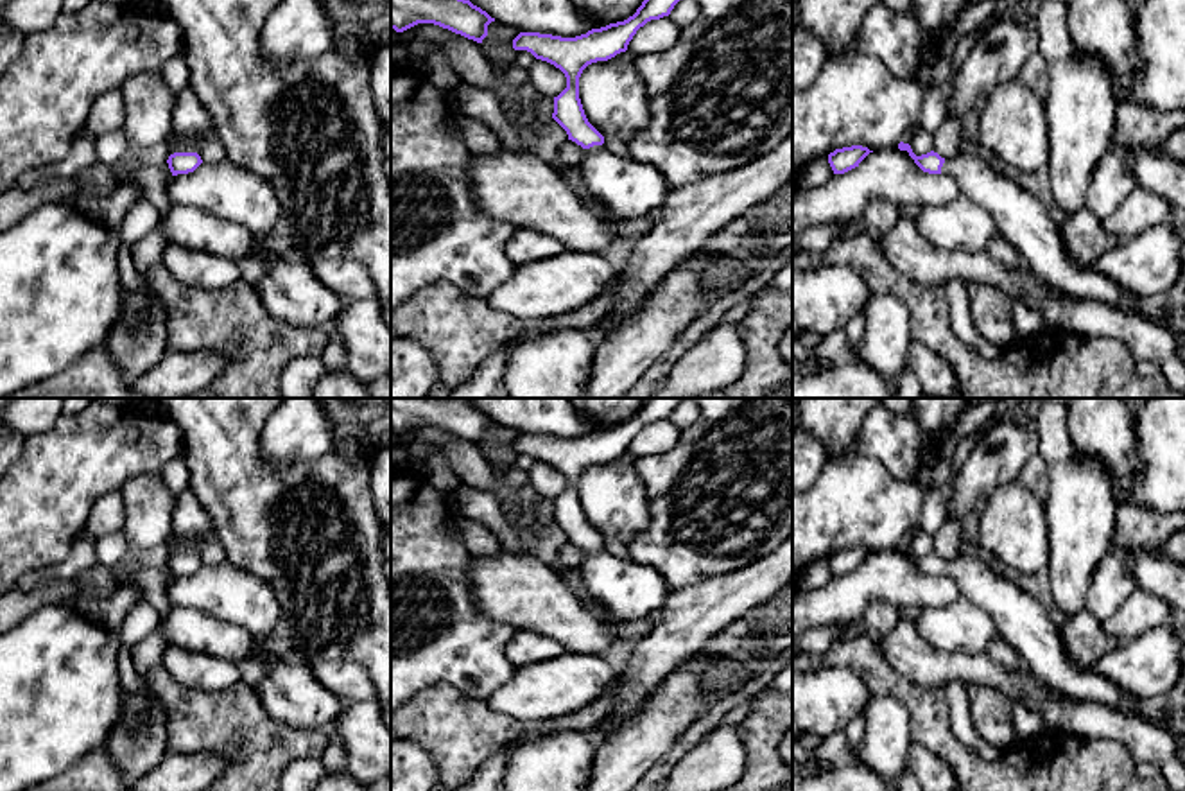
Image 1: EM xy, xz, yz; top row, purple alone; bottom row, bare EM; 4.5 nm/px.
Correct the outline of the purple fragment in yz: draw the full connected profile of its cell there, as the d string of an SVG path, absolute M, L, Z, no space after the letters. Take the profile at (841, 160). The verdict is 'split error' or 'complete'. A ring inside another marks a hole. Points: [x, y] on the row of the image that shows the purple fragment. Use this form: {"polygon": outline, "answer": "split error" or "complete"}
{"polygon": "M852 145L852 147L843 147L835 149L834 152L828 154L828 163L834 170L834 174L844 174L855 167L873 151L862 145Z", "answer": "complete"}

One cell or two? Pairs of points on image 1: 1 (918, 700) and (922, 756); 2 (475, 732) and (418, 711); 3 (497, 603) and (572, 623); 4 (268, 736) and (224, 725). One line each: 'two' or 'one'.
1: two
2: one
3: one
4: one

